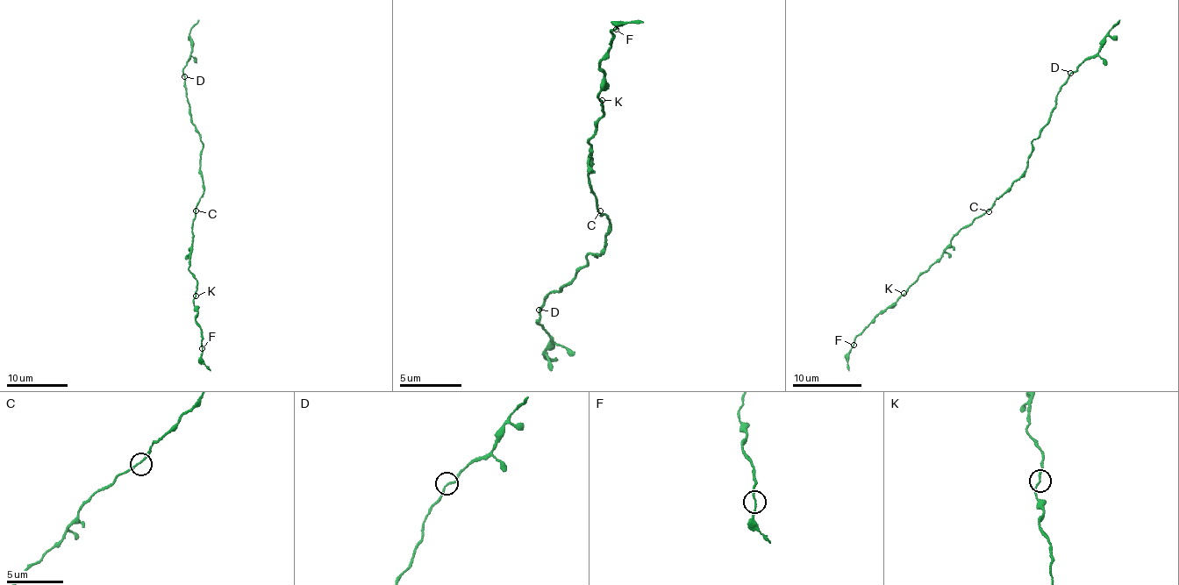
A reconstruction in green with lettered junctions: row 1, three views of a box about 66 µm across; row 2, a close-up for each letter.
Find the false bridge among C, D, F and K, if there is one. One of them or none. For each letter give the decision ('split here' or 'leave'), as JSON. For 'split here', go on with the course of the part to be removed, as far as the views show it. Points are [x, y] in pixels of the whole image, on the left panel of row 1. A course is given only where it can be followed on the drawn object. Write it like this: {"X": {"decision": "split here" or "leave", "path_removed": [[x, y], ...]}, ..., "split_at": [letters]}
{"C": {"decision": "leave"}, "D": {"decision": "leave"}, "F": {"decision": "split here", "path_removed": [[202, 348], [202, 361], [210, 370]]}, "K": {"decision": "leave"}, "split_at": ["F"]}

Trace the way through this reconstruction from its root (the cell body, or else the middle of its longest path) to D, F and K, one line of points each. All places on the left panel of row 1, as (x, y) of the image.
D: (199, 201), (204, 190), (200, 166), (203, 142), (192, 122), (184, 76)
F: (199, 201), (191, 225), (194, 237), (189, 269), (197, 287), (193, 303), (202, 348)
K: (199, 201), (191, 225), (194, 237), (189, 269), (196, 281), (196, 296)

